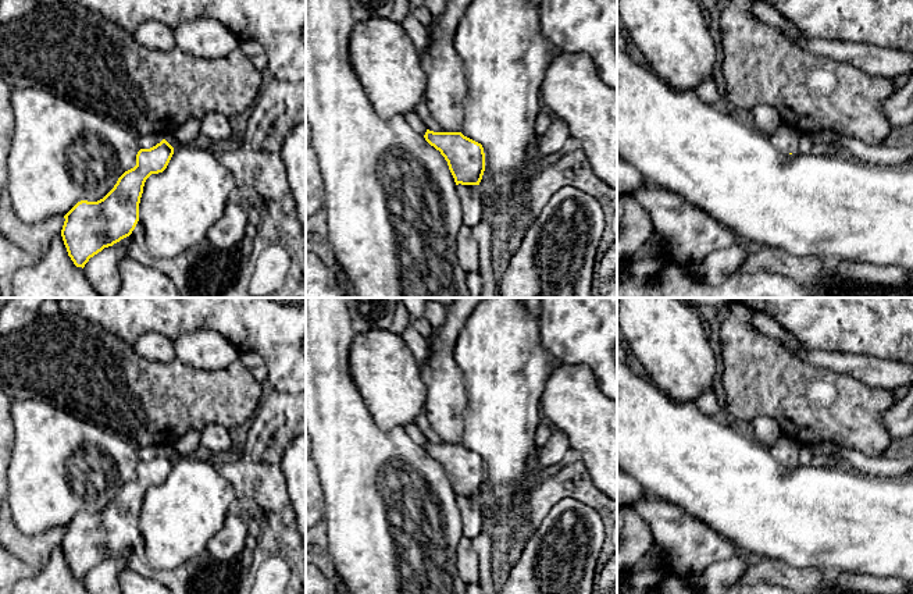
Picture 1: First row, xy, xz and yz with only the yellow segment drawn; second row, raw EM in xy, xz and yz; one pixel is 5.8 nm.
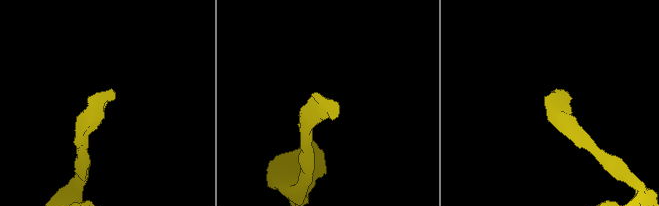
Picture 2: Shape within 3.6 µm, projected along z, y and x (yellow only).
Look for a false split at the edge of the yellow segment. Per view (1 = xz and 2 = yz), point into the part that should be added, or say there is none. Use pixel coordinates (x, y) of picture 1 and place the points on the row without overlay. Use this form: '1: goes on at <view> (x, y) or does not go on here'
1: does not go on here
2: does not go on here

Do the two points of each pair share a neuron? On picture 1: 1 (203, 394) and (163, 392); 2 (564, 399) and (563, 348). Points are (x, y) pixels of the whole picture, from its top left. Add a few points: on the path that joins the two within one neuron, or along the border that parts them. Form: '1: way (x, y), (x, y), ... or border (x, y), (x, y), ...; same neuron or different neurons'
1: way (193, 394), (173, 394); same neuron
2: border (559, 362), (582, 363), (594, 374); different neurons

